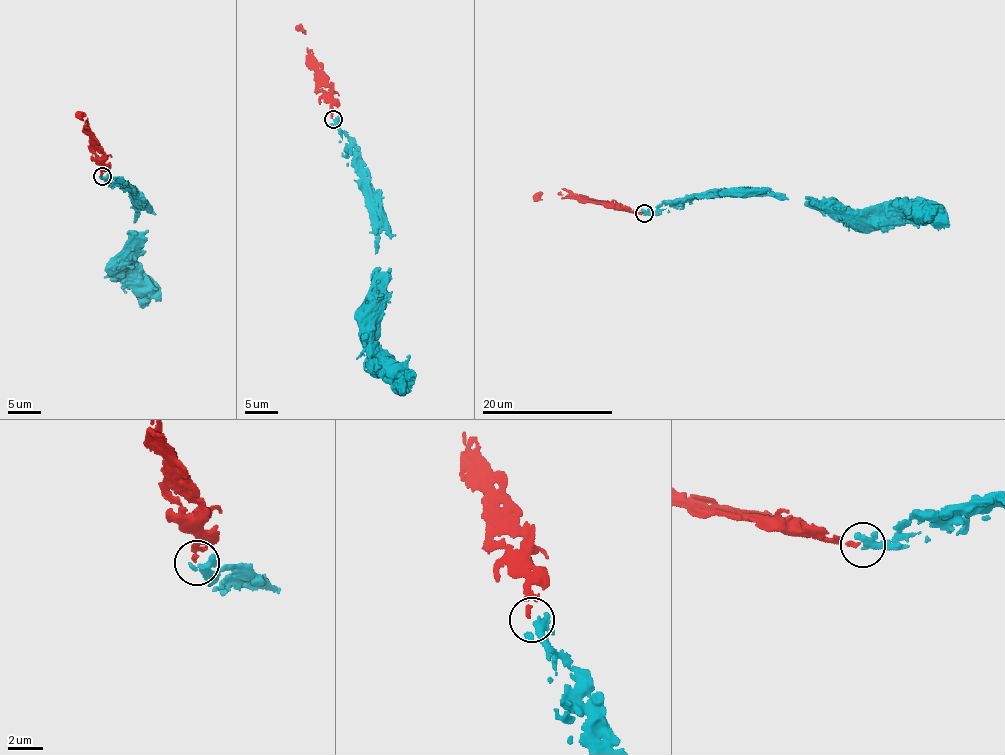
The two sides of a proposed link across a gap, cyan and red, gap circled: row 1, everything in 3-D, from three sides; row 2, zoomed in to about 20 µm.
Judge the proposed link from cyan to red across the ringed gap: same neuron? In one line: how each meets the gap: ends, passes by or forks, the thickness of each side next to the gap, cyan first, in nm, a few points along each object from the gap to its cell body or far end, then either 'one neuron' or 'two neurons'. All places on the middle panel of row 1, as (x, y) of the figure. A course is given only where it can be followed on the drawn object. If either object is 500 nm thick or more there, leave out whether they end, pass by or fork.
cyan forks there; red ends there; 280 nm thick on the cyan side, 220 nm on the other; cyan runs (333, 120), (348, 138), (348, 149), (366, 168), (377, 252), (376, 347), (400, 367), (396, 374); red runs (332, 118), (330, 95), (321, 87), (317, 62), (307, 53), (305, 33), (295, 27); one neuron

